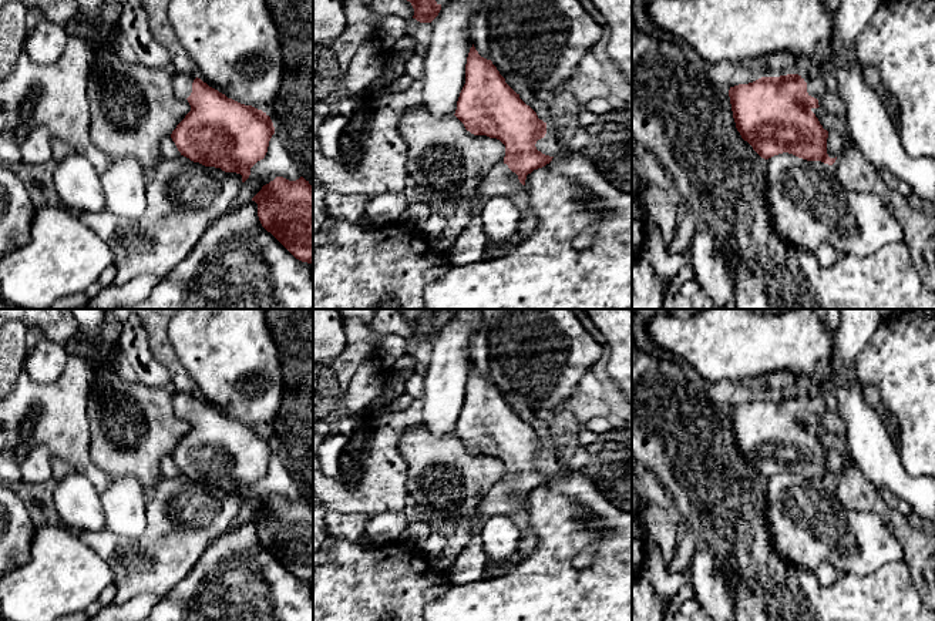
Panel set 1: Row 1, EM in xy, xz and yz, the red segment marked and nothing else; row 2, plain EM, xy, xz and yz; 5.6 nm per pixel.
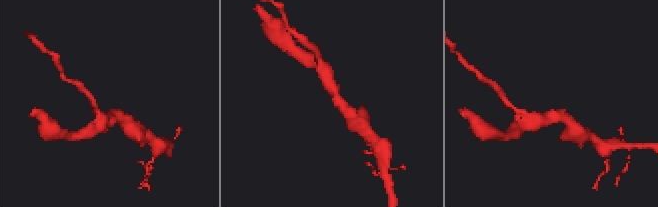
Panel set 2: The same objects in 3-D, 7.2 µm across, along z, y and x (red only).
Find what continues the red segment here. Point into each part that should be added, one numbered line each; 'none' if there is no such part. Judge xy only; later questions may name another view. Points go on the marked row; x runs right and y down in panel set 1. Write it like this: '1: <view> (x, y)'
1: xy (182, 84)

